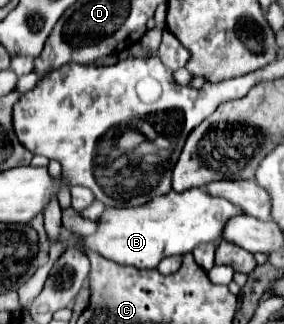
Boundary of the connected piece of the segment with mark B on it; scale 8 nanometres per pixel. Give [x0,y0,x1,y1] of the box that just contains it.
[82,189,242,269]

